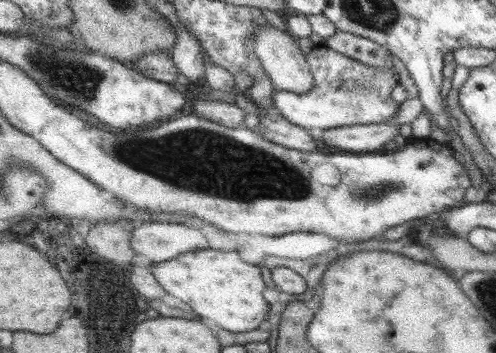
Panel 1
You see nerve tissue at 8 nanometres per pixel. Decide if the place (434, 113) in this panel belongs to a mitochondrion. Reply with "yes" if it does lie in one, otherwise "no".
no

